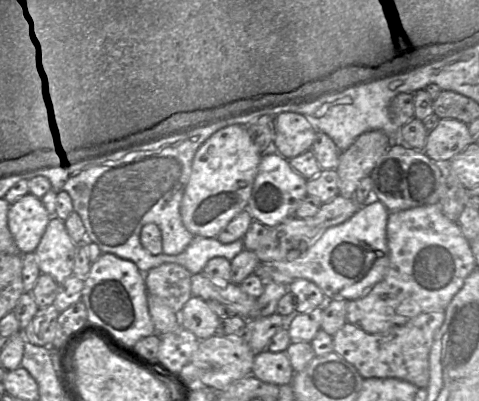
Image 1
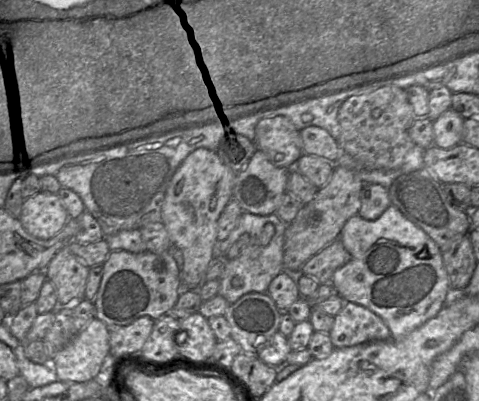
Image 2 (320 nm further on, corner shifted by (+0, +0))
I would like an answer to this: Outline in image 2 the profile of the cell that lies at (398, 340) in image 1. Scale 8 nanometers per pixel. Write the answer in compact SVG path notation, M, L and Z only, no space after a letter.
M345 302L335 316L329 336L334 348L391 339L390 330L382 318L369 309L351 302Z

